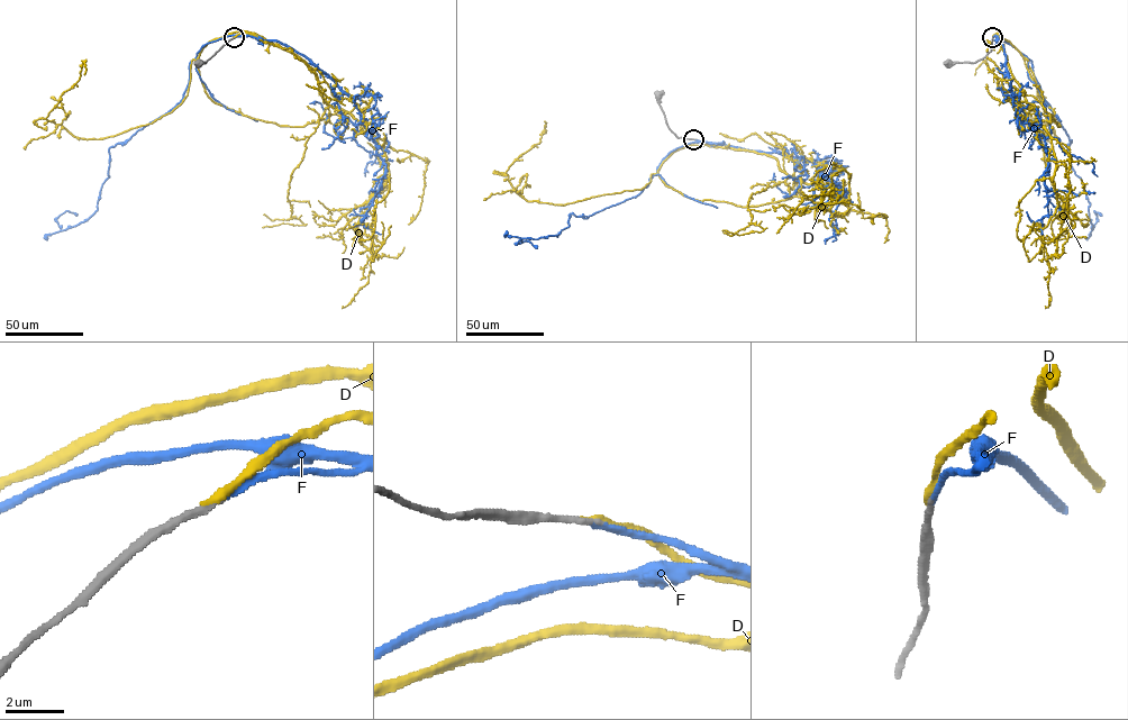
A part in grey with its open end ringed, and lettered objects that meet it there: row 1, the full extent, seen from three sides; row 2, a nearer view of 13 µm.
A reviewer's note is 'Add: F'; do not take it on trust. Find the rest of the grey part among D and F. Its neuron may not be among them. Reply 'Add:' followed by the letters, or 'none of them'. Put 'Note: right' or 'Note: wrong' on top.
Note: right
Add: F

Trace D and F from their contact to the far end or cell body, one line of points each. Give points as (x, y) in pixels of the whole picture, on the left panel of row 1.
D: (234, 38), (210, 40), (171, 112), (103, 138), (78, 138), (46, 119), (84, 61), (84, 74)
F: (234, 38), (203, 45), (179, 103), (109, 148), (97, 209), (61, 230), (58, 216), (76, 216)

